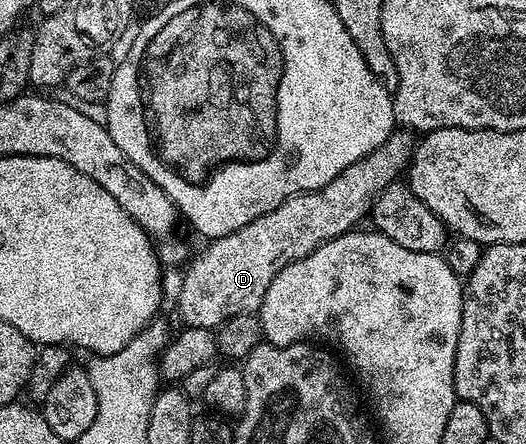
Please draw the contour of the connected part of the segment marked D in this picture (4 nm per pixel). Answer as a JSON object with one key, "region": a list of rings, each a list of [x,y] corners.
{"region":[[[395,131],[373,153],[367,154],[363,159],[351,163],[347,171],[343,171],[331,183],[322,189],[314,189],[312,193],[297,193],[289,197],[267,215],[259,215],[259,219],[251,219],[243,227],[231,231],[222,237],[212,238],[209,245],[201,254],[194,256],[184,266],[185,278],[181,281],[181,290],[177,293],[177,309],[181,312],[184,324],[188,328],[203,327],[216,330],[229,317],[243,315],[244,313],[257,313],[263,303],[263,295],[267,295],[267,287],[291,263],[311,255],[320,245],[326,245],[331,239],[342,237],[344,233],[356,230],[361,220],[368,218],[373,212],[375,199],[388,185],[394,184],[397,177],[406,172],[409,160],[413,158],[414,138],[405,131]]]}

